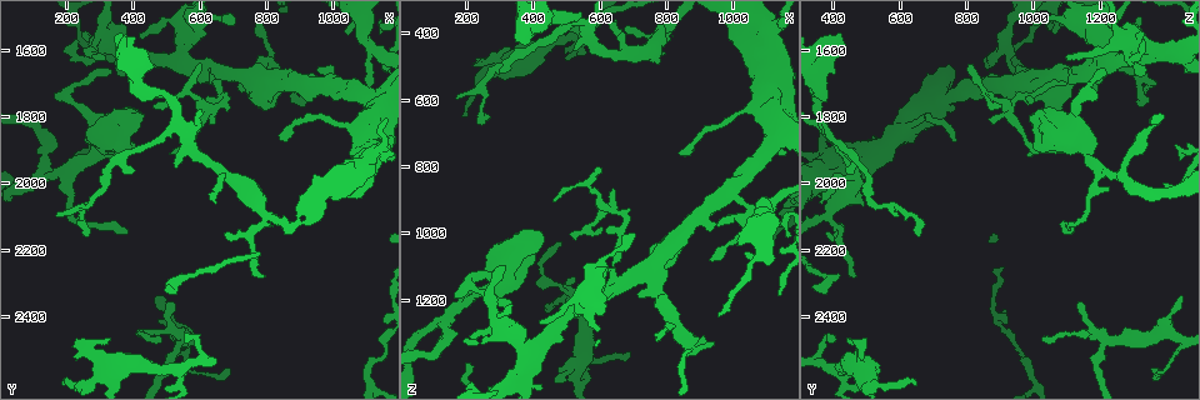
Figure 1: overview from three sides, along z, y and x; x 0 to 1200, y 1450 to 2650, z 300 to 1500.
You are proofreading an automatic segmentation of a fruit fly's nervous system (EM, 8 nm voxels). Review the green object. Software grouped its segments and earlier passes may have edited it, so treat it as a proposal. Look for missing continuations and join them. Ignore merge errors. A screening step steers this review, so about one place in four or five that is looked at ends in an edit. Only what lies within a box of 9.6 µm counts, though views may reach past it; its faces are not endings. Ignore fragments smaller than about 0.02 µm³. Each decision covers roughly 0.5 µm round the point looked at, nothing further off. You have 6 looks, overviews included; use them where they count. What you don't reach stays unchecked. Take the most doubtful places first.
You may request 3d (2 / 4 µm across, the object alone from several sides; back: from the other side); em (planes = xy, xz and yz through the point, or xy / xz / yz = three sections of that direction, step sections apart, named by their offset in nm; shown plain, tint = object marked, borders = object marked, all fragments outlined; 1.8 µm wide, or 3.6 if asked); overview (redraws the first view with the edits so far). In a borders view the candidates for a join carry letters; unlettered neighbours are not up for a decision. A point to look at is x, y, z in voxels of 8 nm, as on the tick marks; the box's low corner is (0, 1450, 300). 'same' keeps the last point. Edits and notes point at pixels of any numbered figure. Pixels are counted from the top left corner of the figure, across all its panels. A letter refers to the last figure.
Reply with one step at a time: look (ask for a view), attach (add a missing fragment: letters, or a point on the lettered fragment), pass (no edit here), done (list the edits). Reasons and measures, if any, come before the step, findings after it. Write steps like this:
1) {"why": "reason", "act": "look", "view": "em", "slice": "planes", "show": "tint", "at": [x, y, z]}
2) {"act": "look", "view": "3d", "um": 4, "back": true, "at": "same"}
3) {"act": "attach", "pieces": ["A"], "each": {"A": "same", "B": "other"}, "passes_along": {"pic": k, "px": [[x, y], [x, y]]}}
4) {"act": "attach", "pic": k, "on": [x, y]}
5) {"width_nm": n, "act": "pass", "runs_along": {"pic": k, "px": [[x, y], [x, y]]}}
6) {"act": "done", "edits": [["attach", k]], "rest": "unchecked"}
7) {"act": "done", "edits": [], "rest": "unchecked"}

{"why": "a fork", "act": "look", "view": "3d", "um": 2, "at": [620, 1790, 930]}

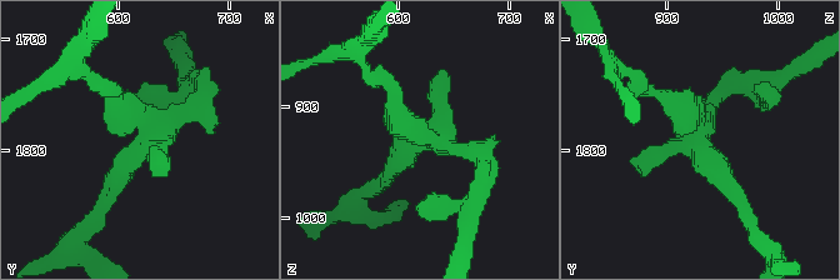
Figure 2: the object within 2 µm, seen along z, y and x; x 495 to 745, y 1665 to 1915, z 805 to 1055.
{"why": "need the tissue", "act": "look", "view": "em", "um": 3.6, "slice": "planes", "show": "tint", "at": [628, 1784, 924]}

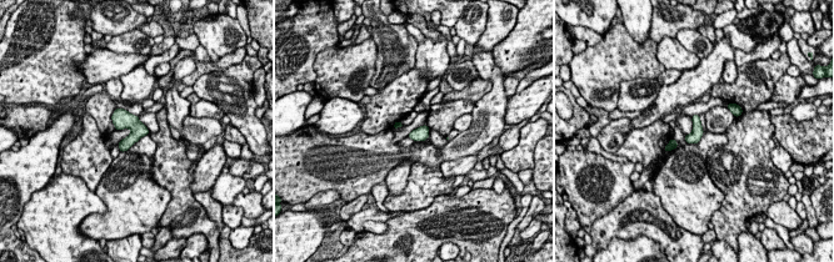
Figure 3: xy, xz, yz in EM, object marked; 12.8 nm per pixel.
{"act": "look", "view": "em", "um": 3.6, "slice": "planes", "show": "borders", "at": "same"}

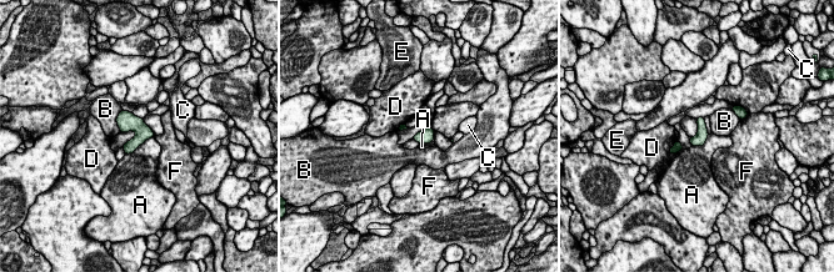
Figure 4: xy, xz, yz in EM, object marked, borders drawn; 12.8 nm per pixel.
{"longest_contact_nm": ["A", 440], "act": "pass", "each": {"A": "other", "B": "other", "C": "other", "D": "other", "E": "other", "F": "other"}, "border": {"pic": 4, "px": [[123, 110], [116, 119], [119, 131]]}, "found": "none of them fits"}

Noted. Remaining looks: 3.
{"why": "thin end", "act": "look", "view": "3d", "um": 4, "at": [240, 1580, 1320]}

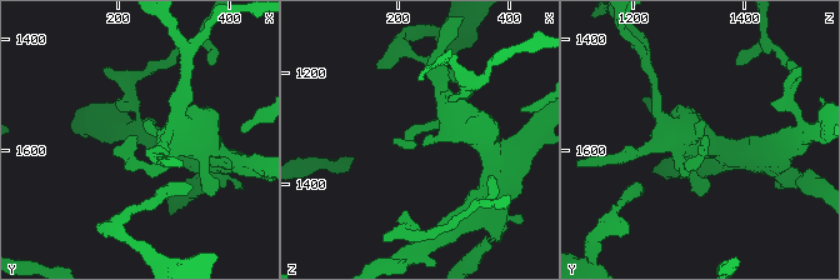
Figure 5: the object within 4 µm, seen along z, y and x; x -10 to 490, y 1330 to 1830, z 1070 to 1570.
{"why": "now the EM", "act": "look", "view": "em", "slice": "xy", "step": 4, "show": "borders", "at": [235, 1570, 1330]}

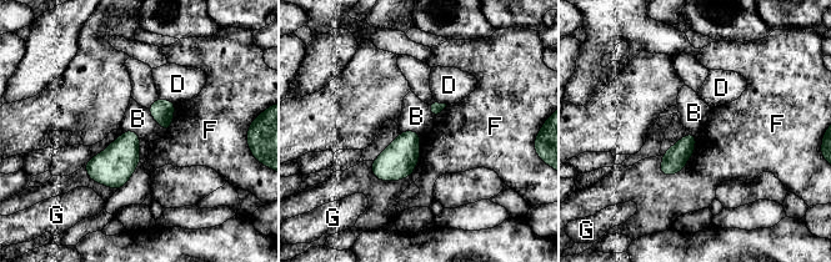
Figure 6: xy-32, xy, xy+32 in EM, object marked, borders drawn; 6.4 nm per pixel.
{"act": "pass", "each": {"B": "other", "D": "other", "F": "other", "G": "other"}, "border": {"pic": 6, "px": [[148, 109], [150, 115], [166, 131]]}, "found": "no lettered fragment goes on from it"}

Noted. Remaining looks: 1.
{"act": "done", "edits": [], "rest": "unchecked"}

